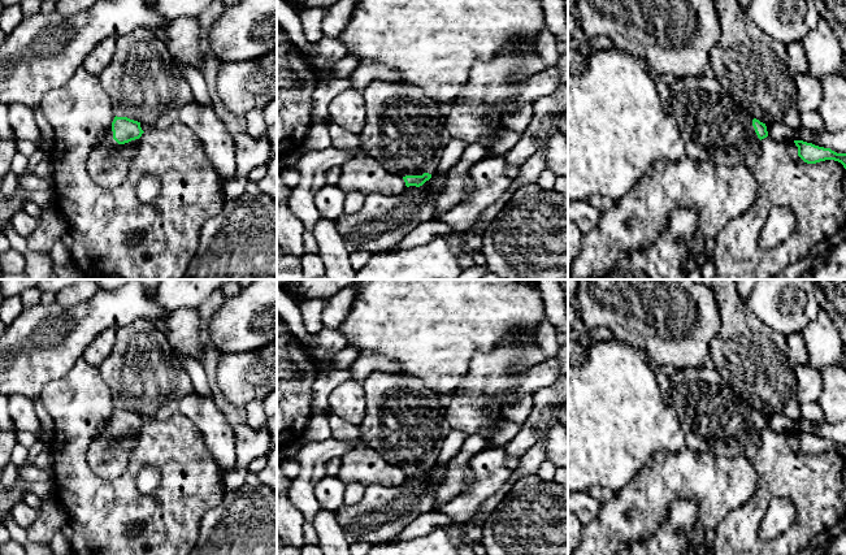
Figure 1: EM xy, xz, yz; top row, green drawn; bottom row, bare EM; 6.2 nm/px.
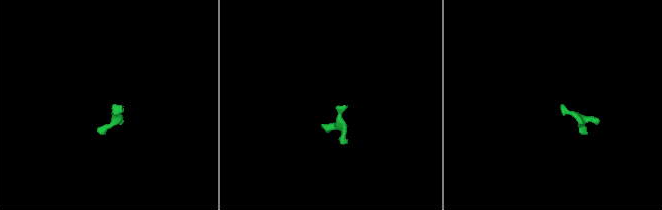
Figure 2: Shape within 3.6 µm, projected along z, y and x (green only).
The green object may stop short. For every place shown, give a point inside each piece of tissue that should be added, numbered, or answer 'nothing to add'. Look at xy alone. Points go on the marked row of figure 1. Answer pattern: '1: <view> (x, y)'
1: xy (108, 164)

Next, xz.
1: xz (406, 131)

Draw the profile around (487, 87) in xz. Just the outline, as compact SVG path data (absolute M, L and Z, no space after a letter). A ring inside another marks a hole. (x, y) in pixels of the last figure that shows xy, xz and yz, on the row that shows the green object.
M535 43L504 48L494 58L476 62L463 94L446 116L447 134L468 146L478 142L489 148L496 134L506 129L503 118L516 113L517 95L508 87L545 69ZM489 108L499 114L495 125L486 118Z

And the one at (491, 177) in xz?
M486 156L470 168L474 187L470 196L438 217L457 231L473 227L519 175L519 166L508 166L503 156Z

